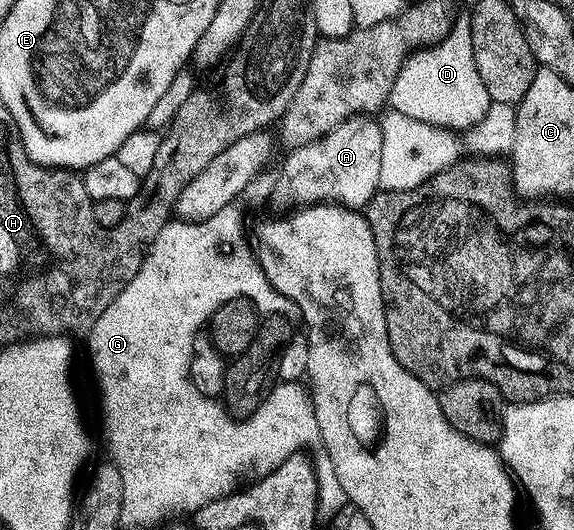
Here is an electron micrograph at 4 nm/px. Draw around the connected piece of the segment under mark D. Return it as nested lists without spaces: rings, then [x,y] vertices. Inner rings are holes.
[[[455,18],[454,28],[436,44],[424,47],[408,56],[406,64],[392,85],[389,106],[408,117],[431,123],[437,127],[459,129],[481,124],[490,108],[488,89],[476,73],[476,61],[472,53],[472,29],[469,18]]]

